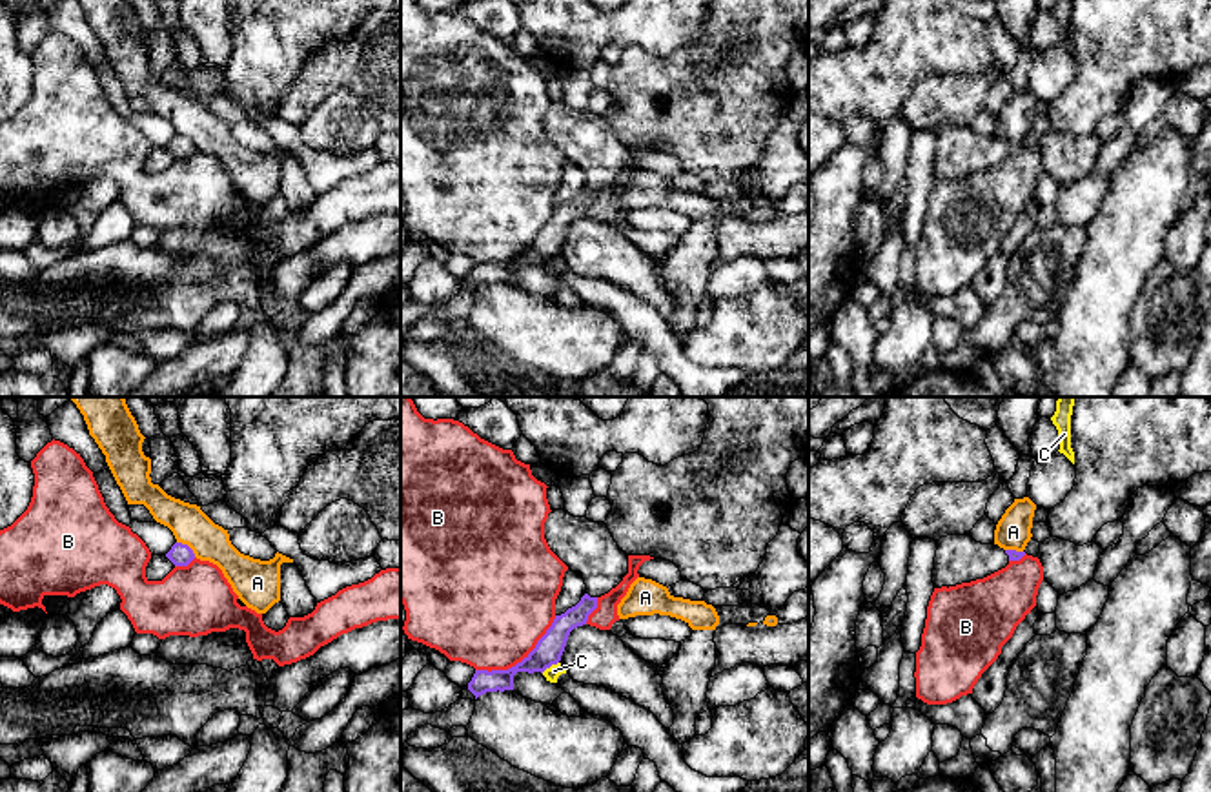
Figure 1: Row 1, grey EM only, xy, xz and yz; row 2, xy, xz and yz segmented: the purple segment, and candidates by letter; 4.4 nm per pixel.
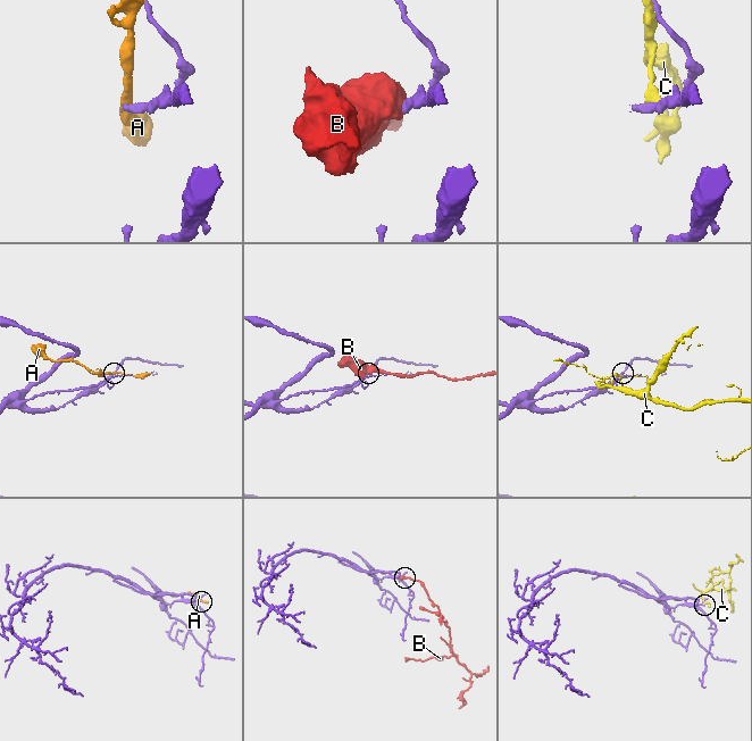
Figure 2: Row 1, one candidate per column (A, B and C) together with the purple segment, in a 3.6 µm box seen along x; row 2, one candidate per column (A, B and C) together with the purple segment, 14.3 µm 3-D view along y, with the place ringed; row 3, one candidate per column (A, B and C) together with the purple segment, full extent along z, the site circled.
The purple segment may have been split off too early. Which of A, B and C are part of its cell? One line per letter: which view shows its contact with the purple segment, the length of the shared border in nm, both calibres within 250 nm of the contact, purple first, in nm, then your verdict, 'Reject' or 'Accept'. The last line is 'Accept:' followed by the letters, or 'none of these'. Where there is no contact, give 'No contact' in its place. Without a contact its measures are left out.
A: Touches purple in xy. Shared border 110 nm. Thickness 100 nm (purple) against 170 nm. Reject
B: Touches purple in xz. Shared border 440 nm. Thickness 120 nm (purple) against 480 nm. Reject
C: Touches purple in xz. Shared border 90 nm. Thickness 120 nm (purple) against 60 nm. Reject
Accept: none of these

